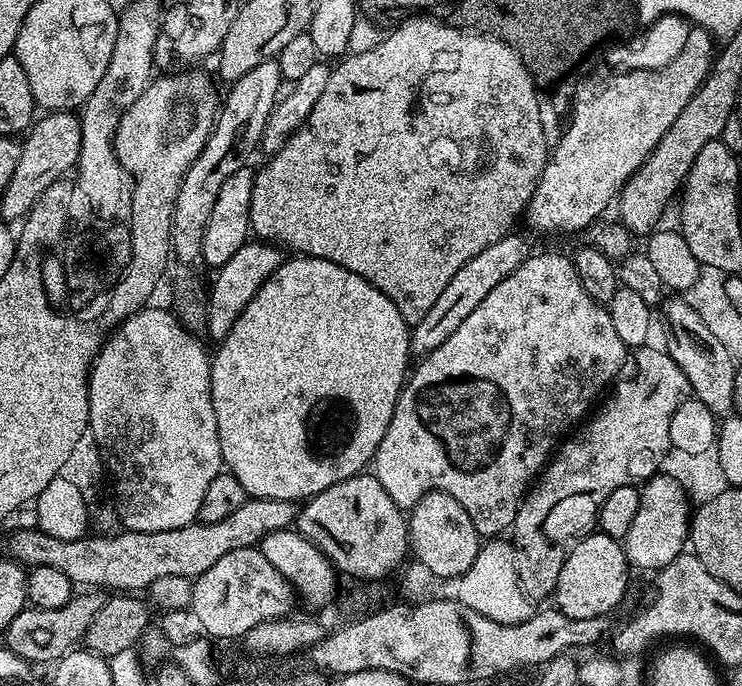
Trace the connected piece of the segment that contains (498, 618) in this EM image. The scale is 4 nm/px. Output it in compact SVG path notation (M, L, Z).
M504 538L485 539L478 550L478 558L474 558L474 566L459 576L454 587L455 599L499 624L521 623L534 612L533 601L528 599L520 585L516 552Z

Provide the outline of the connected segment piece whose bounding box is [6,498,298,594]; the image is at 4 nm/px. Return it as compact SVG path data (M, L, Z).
M246 498L230 518L213 524L187 524L178 530L157 532L129 532L119 530L113 536L92 536L85 534L81 540L62 540L46 534L35 526L16 528L8 536L8 559L23 564L29 569L51 566L62 570L73 585L84 590L112 588L116 594L136 594L139 588L148 588L159 580L177 576L188 580L191 576L211 573L214 562L230 554L230 550L255 548L266 534L274 530L291 529L296 523L298 504L295 500L278 498Z

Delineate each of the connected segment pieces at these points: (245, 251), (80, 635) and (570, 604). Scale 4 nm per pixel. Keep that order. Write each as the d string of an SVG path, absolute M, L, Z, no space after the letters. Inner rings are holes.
M249 242L242 245L238 254L230 258L230 262L226 262L218 269L213 275L216 277L212 280L212 288L210 284L206 292L208 306L206 332L213 336L213 341L222 341L226 338L226 334L230 334L241 310L248 305L250 298L254 298L254 294L258 294L261 286L272 277L274 270L278 270L285 259L285 253L279 247L267 242Z
M96 594L73 595L66 606L58 606L54 610L26 606L10 622L10 626L2 633L3 643L21 658L36 664L48 664L63 658L65 652L73 651L83 641L90 622L94 622L94 614L102 603ZM84 595L84 596L80 596Z
M596 530L587 536L562 562L562 574L558 574L554 593L555 607L571 619L588 619L595 616L607 617L624 598L628 590L630 565L624 545L610 538L605 532Z

